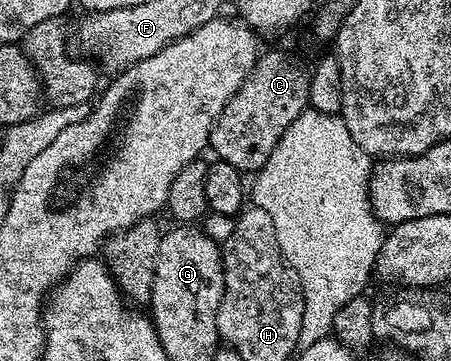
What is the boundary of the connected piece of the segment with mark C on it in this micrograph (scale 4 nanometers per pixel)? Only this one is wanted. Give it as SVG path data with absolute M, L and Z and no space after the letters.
M289 52L260 53L253 72L239 86L237 93L213 123L209 135L212 155L223 162L231 162L243 174L256 174L271 158L271 150L279 146L283 130L310 107L310 73Z

